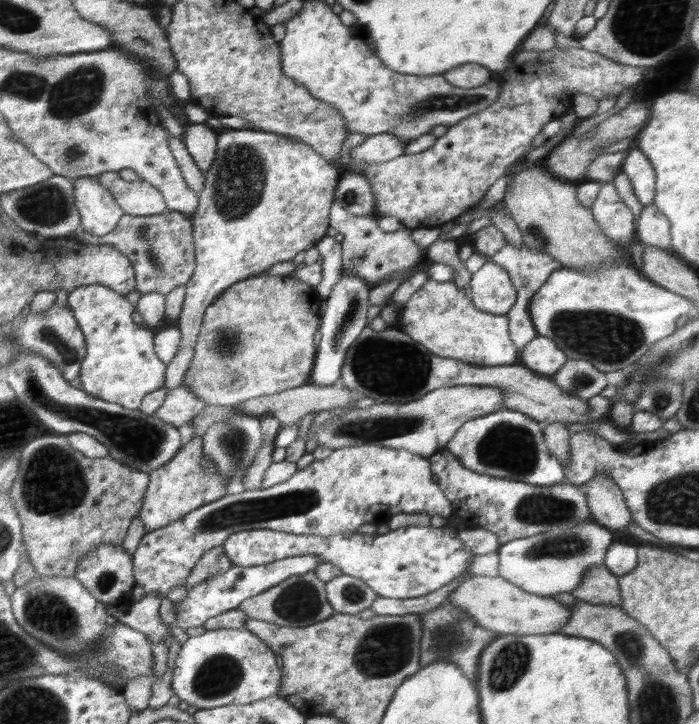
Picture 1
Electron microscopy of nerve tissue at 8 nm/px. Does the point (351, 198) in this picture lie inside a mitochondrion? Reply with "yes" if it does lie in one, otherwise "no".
yes

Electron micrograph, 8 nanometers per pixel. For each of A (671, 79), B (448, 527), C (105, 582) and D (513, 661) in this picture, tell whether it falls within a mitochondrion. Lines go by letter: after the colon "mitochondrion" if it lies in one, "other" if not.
A: other
B: other
C: mitochondrion
D: mitochondrion

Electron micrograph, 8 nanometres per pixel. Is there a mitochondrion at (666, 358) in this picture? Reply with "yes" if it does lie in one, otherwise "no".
yes

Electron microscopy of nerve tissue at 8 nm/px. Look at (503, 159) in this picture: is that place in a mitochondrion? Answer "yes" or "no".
no

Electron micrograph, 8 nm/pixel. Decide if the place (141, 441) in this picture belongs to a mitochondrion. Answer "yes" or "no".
yes

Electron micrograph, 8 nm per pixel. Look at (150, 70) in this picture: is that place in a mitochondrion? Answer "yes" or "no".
no

